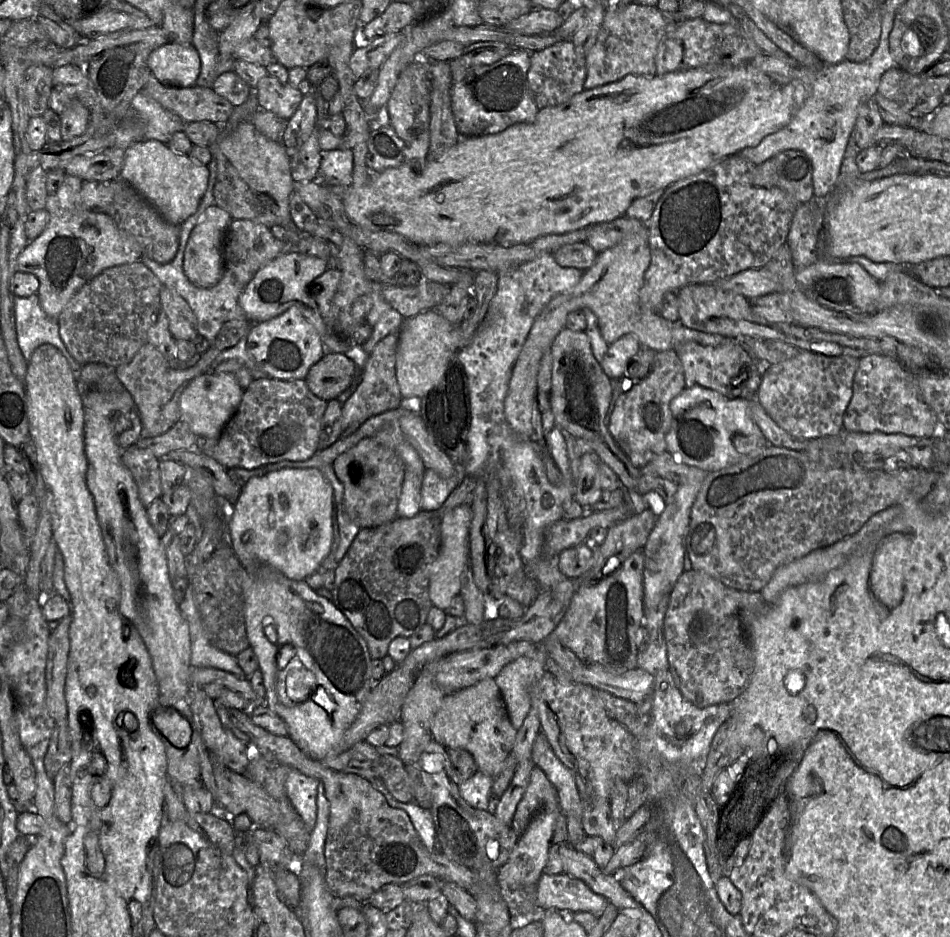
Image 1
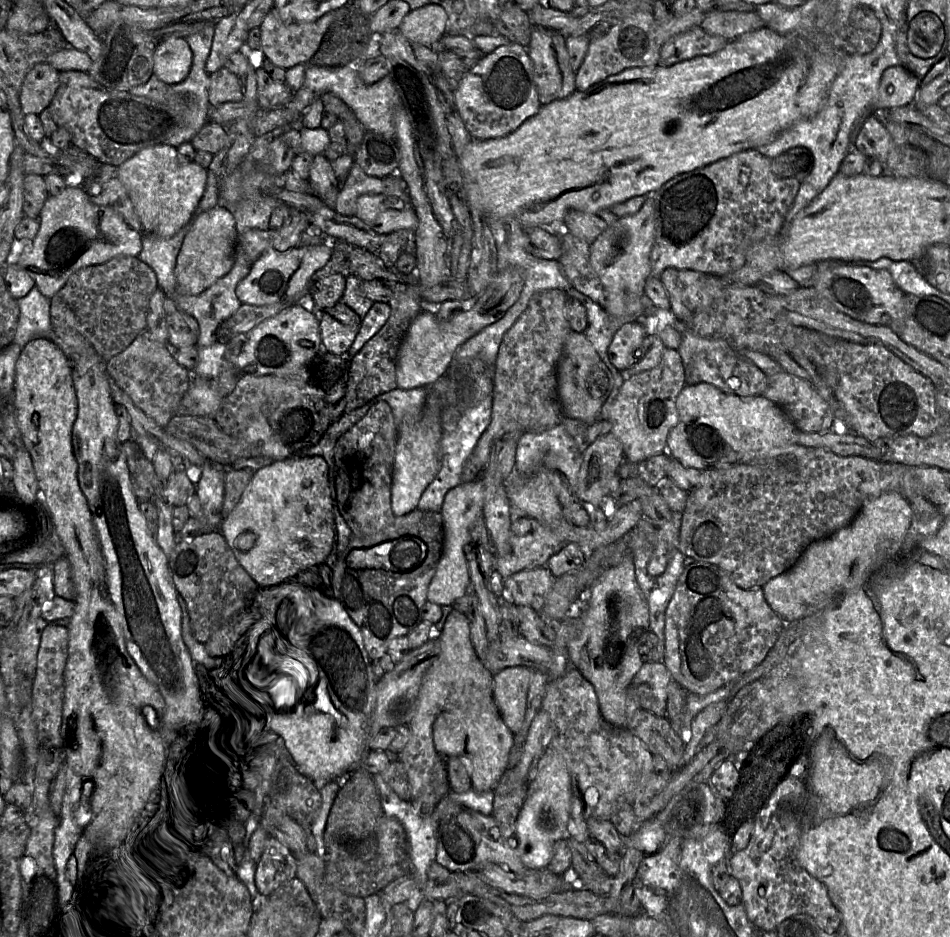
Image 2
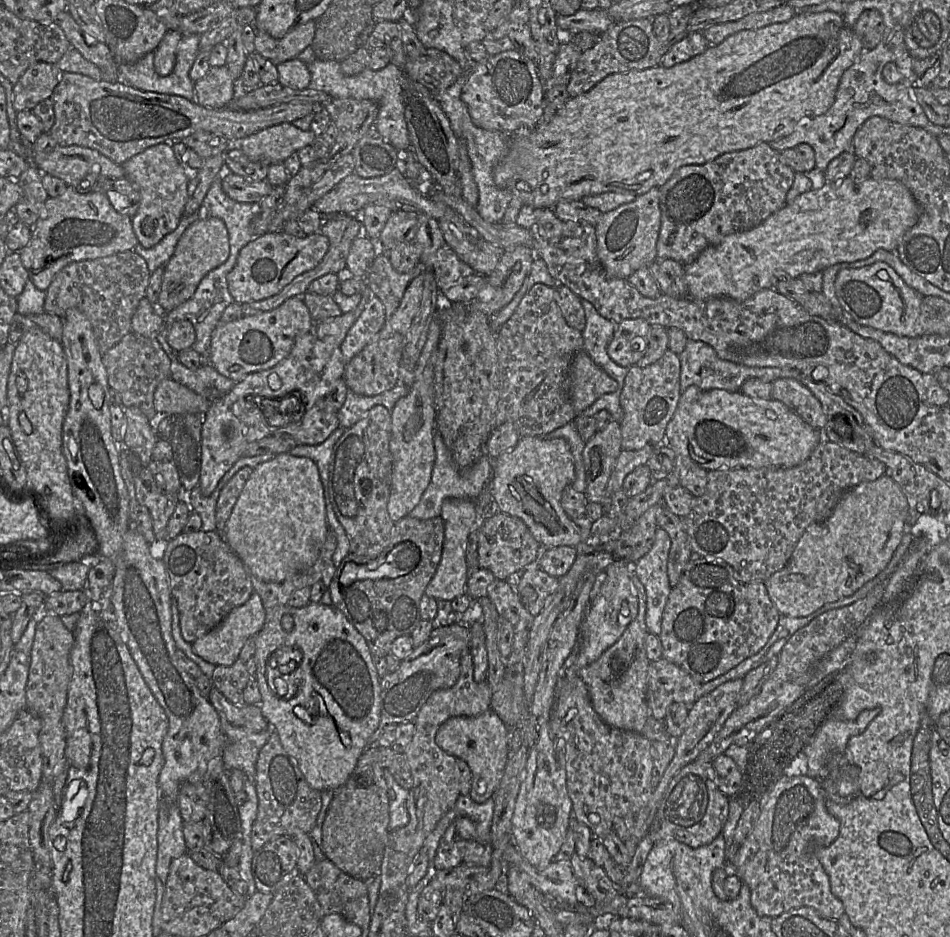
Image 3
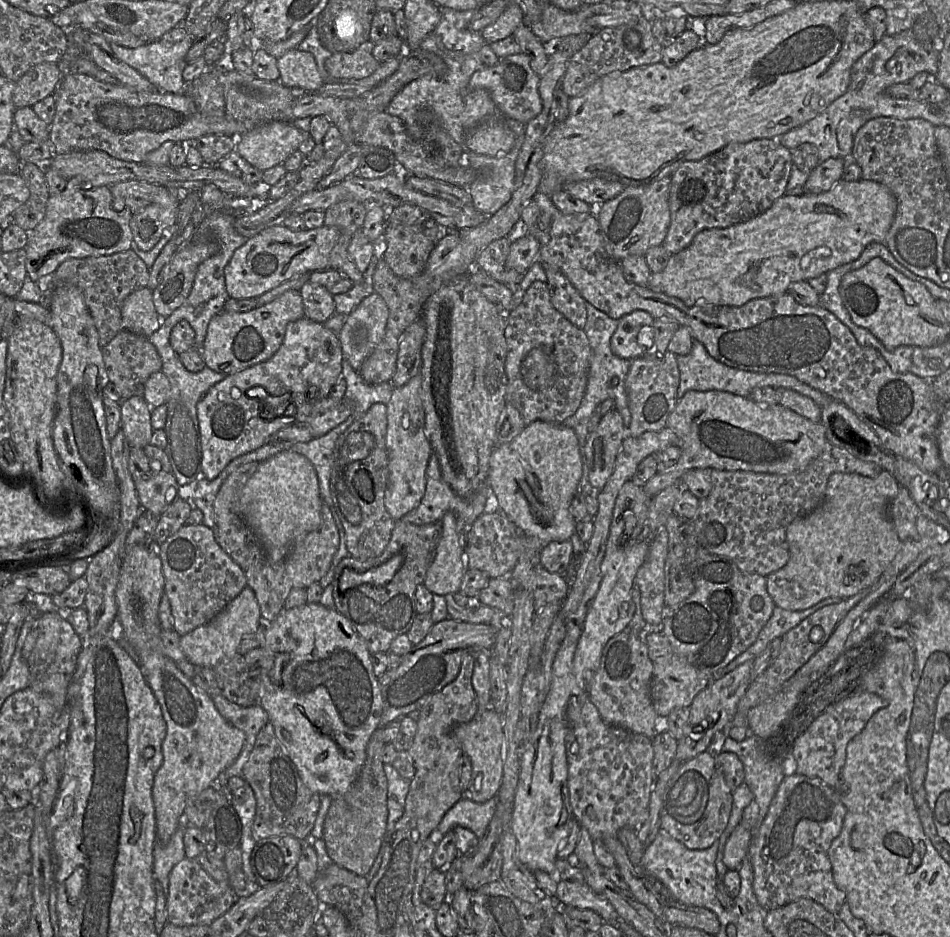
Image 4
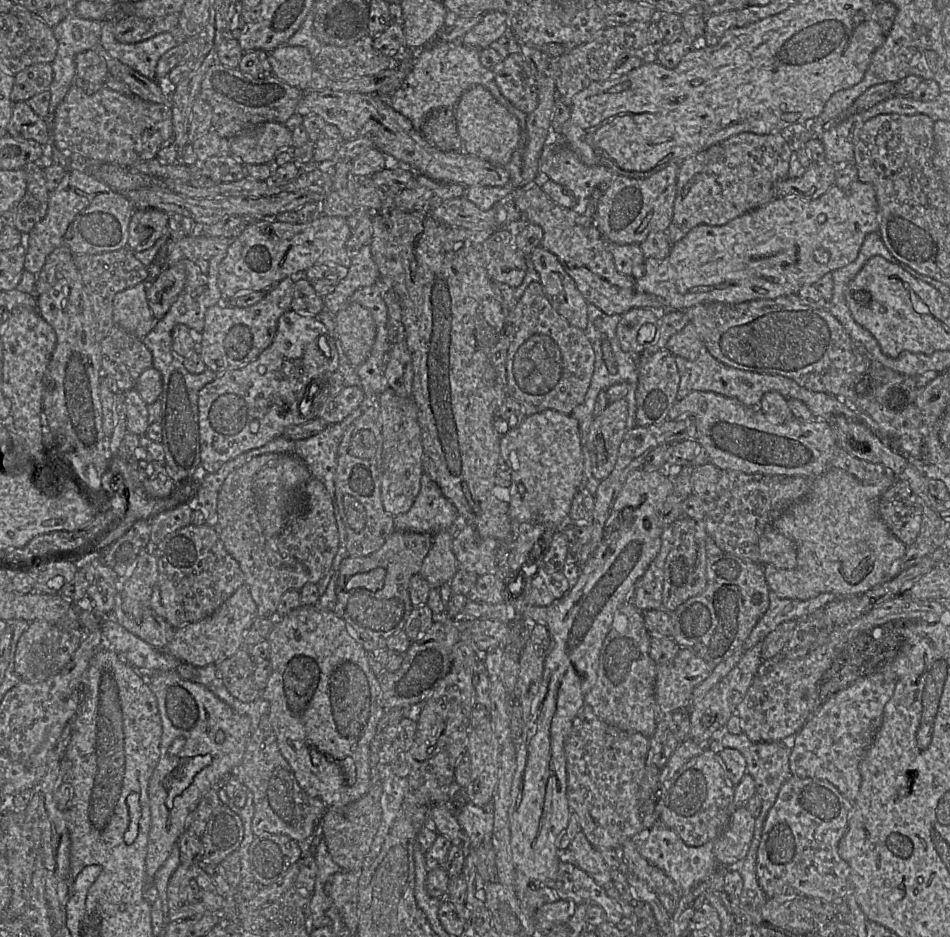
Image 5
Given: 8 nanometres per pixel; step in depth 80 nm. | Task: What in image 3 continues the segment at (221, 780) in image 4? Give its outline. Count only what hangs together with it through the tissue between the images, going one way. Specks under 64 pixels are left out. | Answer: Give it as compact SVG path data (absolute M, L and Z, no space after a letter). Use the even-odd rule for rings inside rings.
M218 714L222 731L227 743L223 752L223 765L227 772L241 770L249 781L255 782L256 763L261 748L266 744L272 733L272 727L261 732L230 724L224 714Z

